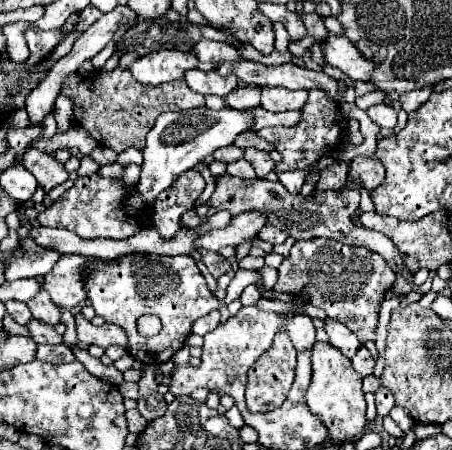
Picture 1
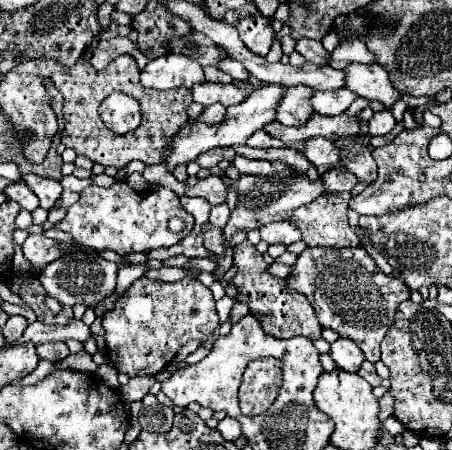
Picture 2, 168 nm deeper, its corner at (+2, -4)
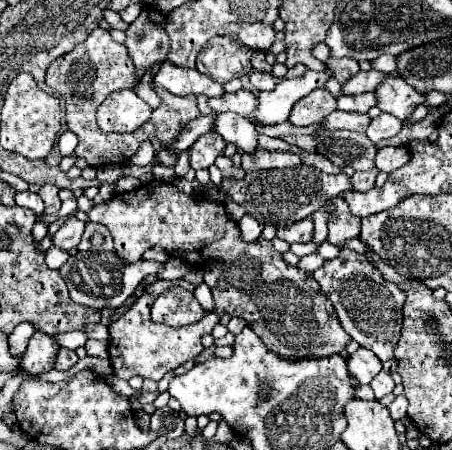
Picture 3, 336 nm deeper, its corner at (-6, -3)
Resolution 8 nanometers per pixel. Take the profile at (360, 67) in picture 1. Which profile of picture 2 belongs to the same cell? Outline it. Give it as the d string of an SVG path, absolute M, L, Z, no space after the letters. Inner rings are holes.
M352 62L350 68L346 68L344 72L348 76L348 88L352 92L366 100L378 100L380 104L384 104L386 110L392 110L394 102L402 96L402 92L392 86L388 72L380 64L364 66Z

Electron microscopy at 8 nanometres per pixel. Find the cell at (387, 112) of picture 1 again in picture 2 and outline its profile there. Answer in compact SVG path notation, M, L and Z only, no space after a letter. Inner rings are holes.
M388 110L374 112L368 120L368 136L384 136L394 128L394 116Z

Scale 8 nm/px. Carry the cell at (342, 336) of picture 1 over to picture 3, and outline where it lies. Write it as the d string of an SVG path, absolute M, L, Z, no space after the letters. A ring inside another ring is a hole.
M360 347L358 351L348 355L348 371L364 385L368 385L380 371L382 371L382 363L380 359L376 359L376 355L364 347Z

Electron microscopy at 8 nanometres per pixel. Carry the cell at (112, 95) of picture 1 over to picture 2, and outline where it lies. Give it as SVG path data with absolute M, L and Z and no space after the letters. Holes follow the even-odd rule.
M128 54L118 56L104 70L94 70L92 64L88 64L82 58L72 68L58 64L54 60L44 59L40 62L40 74L44 79L50 78L64 96L62 144L66 148L76 150L76 154L88 156L94 164L114 166L118 170L132 160L142 160L144 164L162 164L166 154L170 152L172 136L176 136L176 132L188 122L186 108L192 104L190 90L174 88L168 92L160 92L160 90L144 88L140 84L140 72L136 70L136 62ZM64 74L82 74L82 76L64 76ZM112 92L126 92L142 106L142 124L130 134L116 136L114 132L108 132L104 124L100 124L98 106Z

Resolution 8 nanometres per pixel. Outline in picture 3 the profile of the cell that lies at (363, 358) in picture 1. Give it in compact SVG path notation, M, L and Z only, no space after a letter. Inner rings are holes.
M380 371L380 373L378 373L374 379L372 379L370 387L374 389L374 395L376 395L376 399L382 399L386 393L390 393L390 391L394 389L394 381L392 381L392 377L390 377L388 373Z

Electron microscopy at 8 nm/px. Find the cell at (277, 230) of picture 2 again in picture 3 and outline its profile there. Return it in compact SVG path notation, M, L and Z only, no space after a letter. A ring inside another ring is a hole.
M308 217L286 227L278 227L276 237L288 243L310 243L312 233L314 233L314 223L312 223L312 217Z

